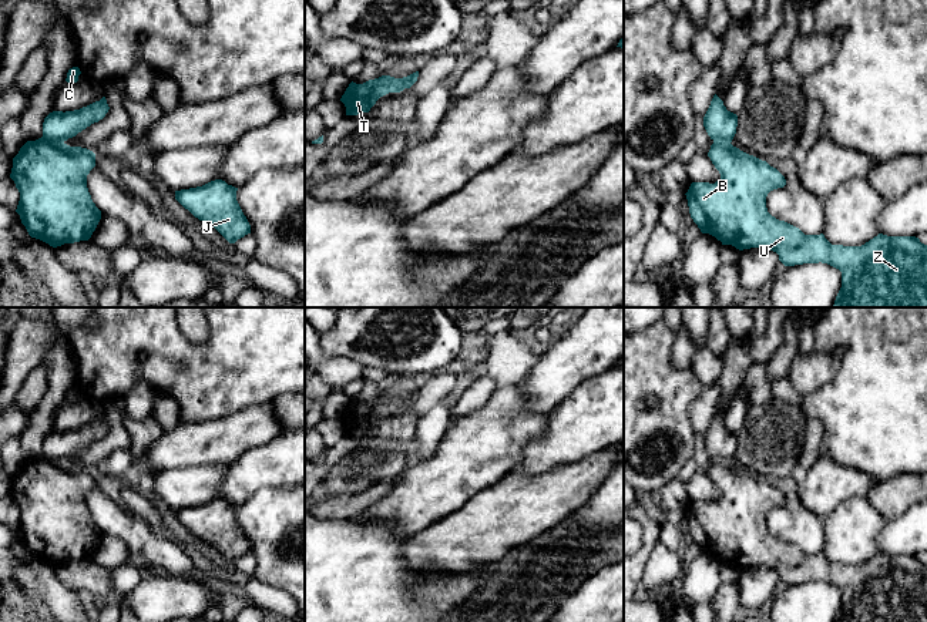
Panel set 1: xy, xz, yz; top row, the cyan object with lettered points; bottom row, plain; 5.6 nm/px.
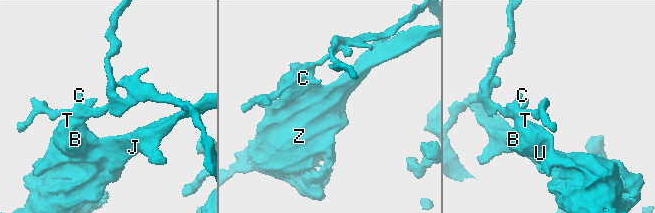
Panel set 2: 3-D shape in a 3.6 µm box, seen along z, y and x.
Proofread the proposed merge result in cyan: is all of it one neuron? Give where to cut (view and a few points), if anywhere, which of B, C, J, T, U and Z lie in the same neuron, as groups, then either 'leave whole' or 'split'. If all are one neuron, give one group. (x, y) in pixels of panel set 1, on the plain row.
cut xy (43, 454), (51, 460), (63, 461); groups B J T U Z / C; split

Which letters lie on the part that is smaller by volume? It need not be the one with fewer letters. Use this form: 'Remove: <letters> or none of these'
Remove: C

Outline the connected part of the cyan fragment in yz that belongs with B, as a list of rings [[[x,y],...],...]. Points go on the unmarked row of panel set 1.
[[[713,460],[708,475],[721,498],[715,502],[692,501],[685,512],[691,537],[702,552],[739,569],[770,568],[785,585],[822,581],[839,588],[842,606],[834,622],[927,622],[927,564],[918,557],[879,552],[861,565],[843,565],[832,564],[823,552],[805,554],[768,531],[768,512],[786,504],[776,487],[725,460]]]

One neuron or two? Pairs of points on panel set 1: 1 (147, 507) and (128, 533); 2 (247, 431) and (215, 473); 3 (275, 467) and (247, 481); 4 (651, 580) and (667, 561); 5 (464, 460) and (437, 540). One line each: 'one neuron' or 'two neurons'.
1: two neurons
2: two neurons
3: one neuron
4: one neuron
5: two neurons

